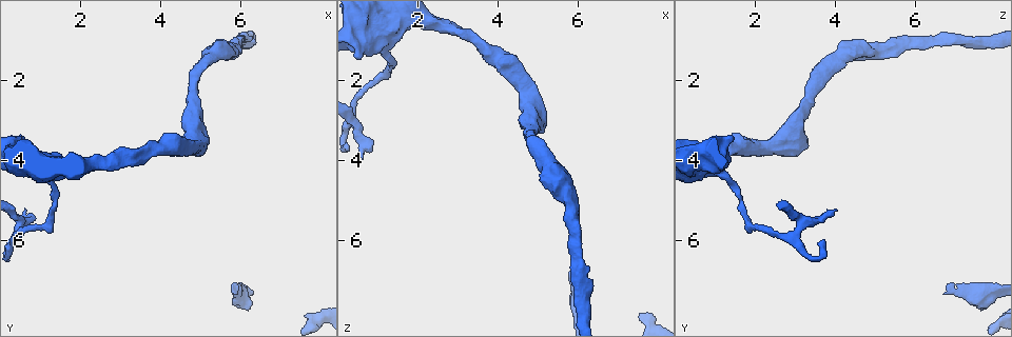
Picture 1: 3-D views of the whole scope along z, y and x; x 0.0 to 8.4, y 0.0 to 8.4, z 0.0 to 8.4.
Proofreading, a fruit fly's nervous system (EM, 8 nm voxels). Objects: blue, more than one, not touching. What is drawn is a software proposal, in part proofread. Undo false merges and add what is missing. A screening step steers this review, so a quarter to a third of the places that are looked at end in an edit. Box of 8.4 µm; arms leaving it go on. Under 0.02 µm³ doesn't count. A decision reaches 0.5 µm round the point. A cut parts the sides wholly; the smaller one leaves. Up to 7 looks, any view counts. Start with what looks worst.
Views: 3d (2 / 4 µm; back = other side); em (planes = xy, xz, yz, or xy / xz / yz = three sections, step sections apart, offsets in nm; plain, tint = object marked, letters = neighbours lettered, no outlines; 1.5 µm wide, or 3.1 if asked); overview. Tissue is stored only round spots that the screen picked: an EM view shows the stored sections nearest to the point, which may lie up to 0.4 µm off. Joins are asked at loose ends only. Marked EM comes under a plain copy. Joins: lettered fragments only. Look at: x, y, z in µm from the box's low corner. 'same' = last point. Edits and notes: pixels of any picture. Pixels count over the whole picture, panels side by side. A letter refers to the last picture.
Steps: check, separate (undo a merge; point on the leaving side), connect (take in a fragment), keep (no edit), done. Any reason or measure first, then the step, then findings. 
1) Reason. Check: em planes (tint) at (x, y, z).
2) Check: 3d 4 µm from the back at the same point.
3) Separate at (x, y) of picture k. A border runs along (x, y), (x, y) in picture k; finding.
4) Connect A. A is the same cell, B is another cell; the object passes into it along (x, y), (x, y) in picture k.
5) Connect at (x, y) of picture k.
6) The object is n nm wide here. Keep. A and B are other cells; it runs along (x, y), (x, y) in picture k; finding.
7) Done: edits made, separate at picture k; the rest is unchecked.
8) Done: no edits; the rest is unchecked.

Branch stops here. Check: em xz step 8 (letters) at (5.80, 7.10, 6.85).

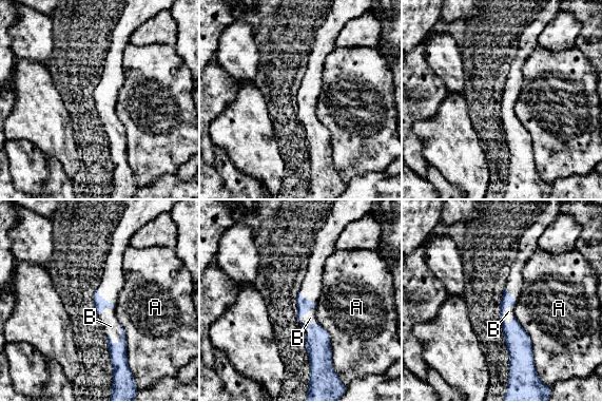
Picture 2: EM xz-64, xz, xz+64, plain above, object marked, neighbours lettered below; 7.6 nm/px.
Connect at (508, 311) of picture 2. B is the same cell, A is another cell; the object passes into it along (518, 341), (503, 312), (508, 311) in picture 2; the cell continues.

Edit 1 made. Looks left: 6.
Redraw. Check: overview.

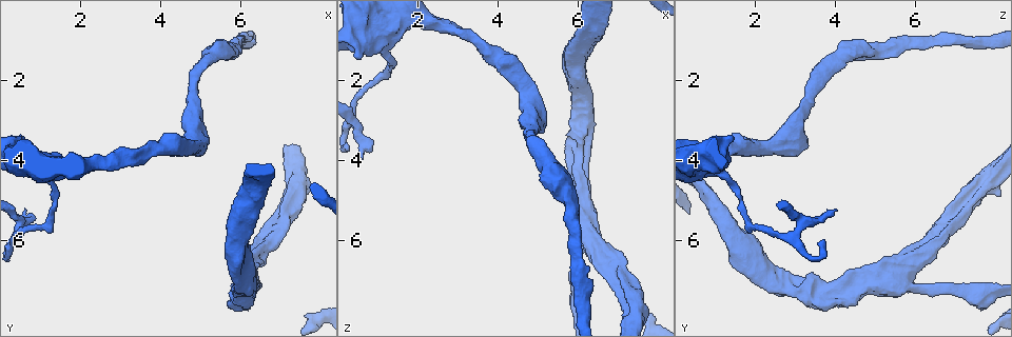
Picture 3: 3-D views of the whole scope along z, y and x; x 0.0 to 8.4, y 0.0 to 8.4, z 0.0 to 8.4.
Thick turns thin. Check: 3d 2 µm at (1.25, 4.45, 1.40).

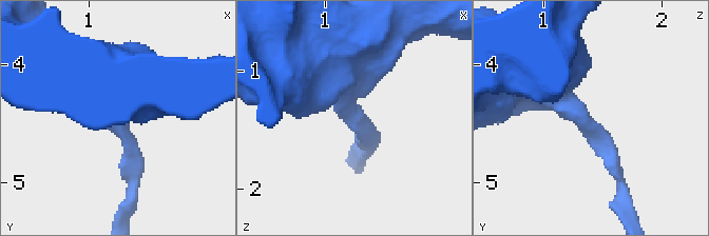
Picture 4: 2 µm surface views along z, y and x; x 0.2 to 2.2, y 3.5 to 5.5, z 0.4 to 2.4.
Shape alone is not enough. Check: em planes (tint) at (1.20, 4.48, 1.38).

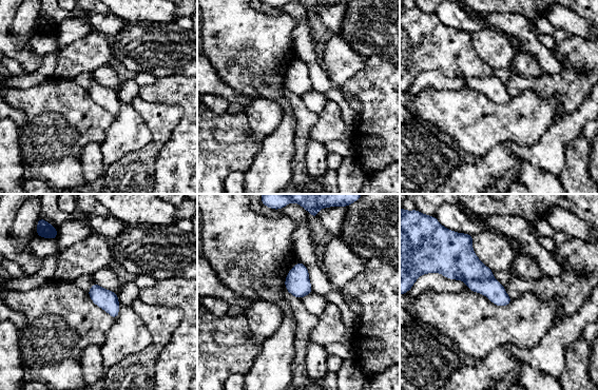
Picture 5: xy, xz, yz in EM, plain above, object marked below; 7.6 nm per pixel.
Check: em planes (letters) at the same point.

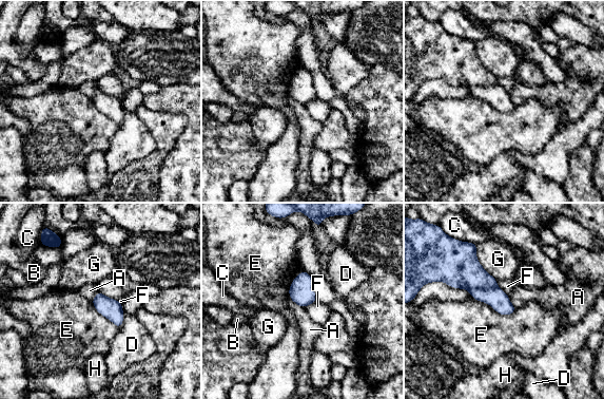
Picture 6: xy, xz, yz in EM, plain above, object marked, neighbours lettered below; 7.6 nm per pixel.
Separate at (495, 297) of picture 6. A, B, C, D, E, F, G and H are other cells; a border runs along (497, 286), (469, 290) in picture 6; a second cell is stuck on.

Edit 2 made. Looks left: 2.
Done: edits made, connect at picture 2, separate at picture 6; the rest is unchecked.

